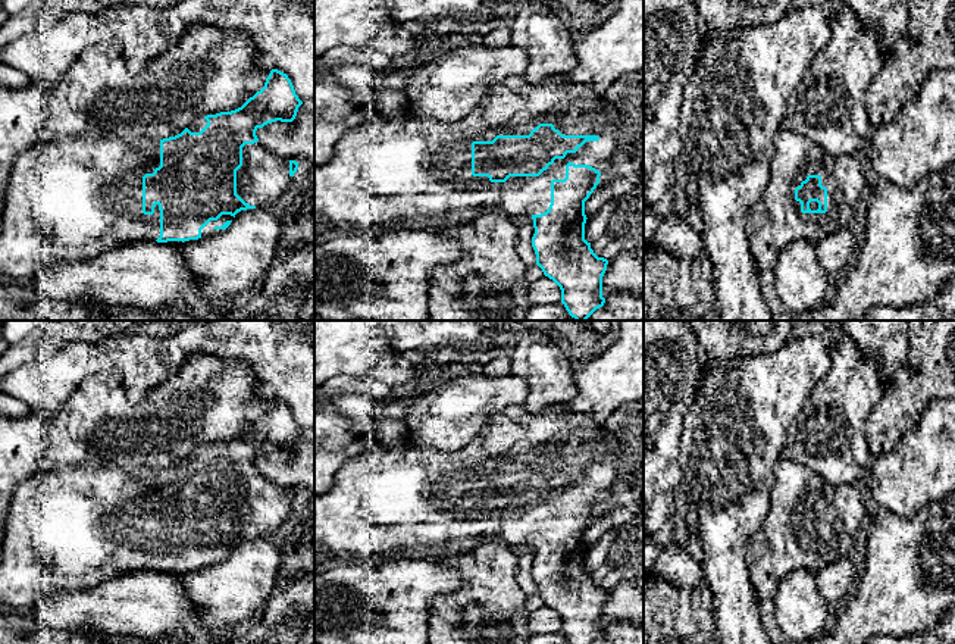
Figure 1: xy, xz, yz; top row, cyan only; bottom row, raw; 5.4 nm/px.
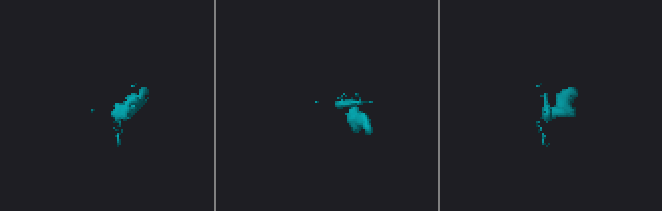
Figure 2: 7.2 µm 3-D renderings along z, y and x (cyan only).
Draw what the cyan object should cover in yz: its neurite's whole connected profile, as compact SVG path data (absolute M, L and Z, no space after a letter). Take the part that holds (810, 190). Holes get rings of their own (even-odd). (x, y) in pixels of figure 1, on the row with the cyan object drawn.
M782 128L774 140L776 153L770 163L770 182L761 200L751 207L746 234L758 271L760 294L771 321L796 321L796 315L782 303L774 287L774 265L782 250L795 240L817 246L823 238L848 228L868 179L864 166L849 154L835 156L808 137Z

